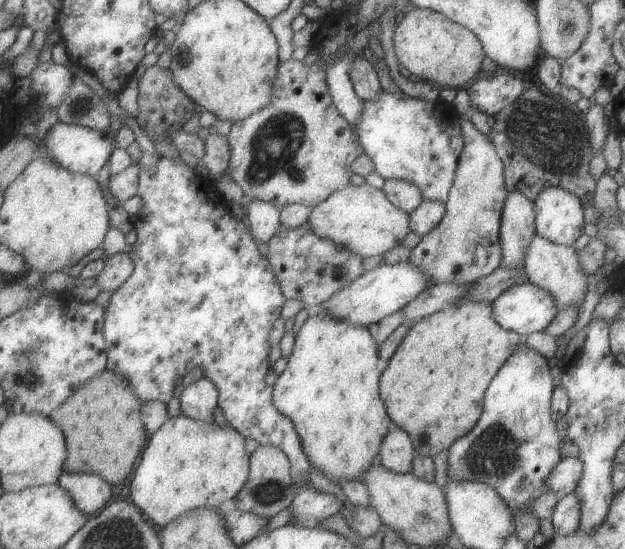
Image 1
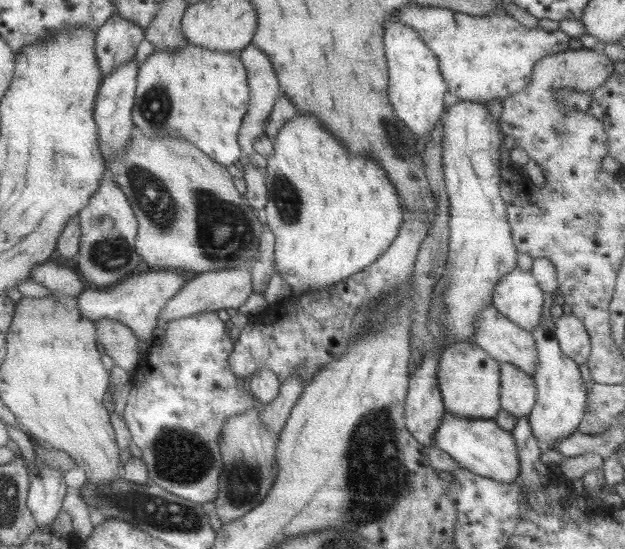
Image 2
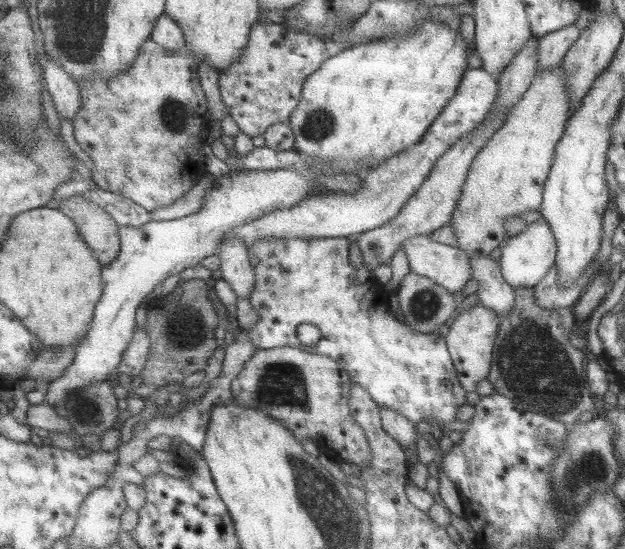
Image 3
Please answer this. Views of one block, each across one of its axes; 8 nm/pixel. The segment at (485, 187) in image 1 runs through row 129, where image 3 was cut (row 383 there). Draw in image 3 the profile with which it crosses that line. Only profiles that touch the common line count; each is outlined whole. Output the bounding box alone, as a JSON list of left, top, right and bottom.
[445,302,504,393]

